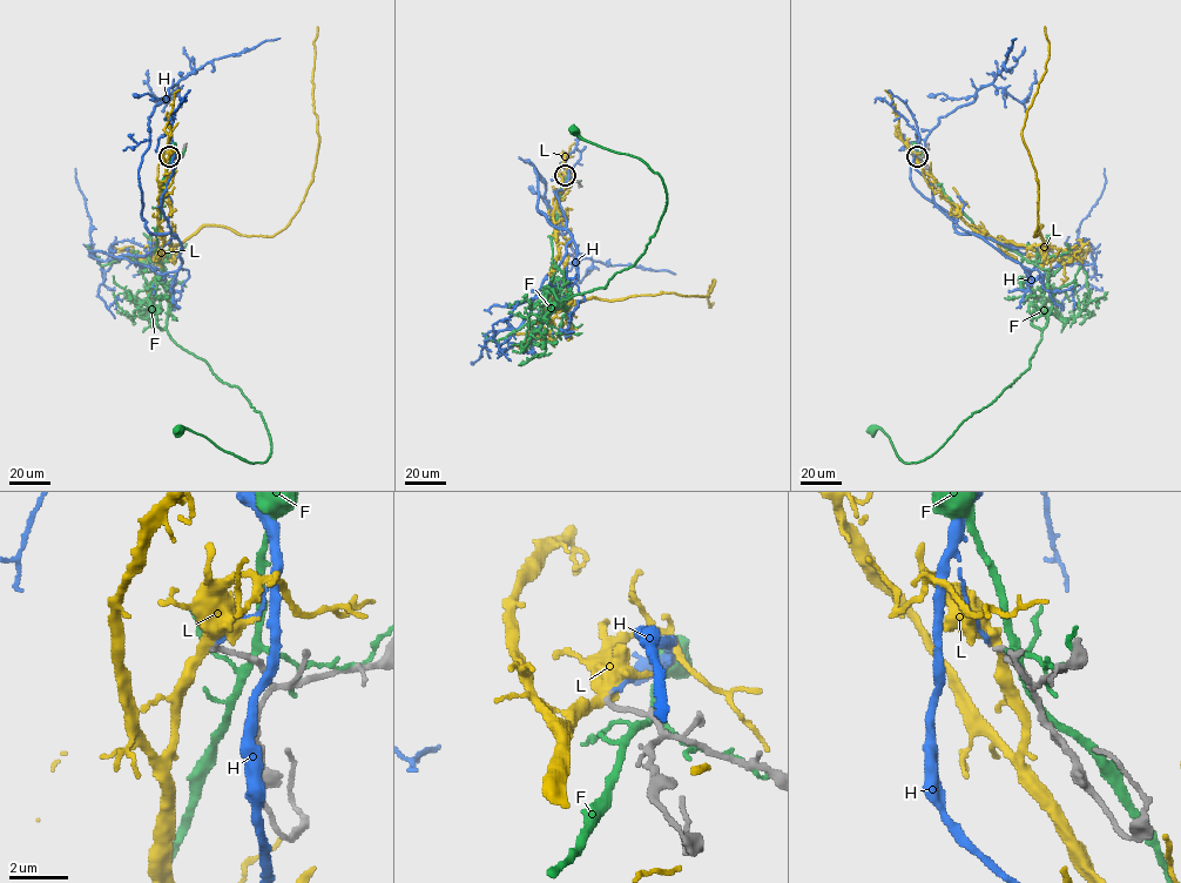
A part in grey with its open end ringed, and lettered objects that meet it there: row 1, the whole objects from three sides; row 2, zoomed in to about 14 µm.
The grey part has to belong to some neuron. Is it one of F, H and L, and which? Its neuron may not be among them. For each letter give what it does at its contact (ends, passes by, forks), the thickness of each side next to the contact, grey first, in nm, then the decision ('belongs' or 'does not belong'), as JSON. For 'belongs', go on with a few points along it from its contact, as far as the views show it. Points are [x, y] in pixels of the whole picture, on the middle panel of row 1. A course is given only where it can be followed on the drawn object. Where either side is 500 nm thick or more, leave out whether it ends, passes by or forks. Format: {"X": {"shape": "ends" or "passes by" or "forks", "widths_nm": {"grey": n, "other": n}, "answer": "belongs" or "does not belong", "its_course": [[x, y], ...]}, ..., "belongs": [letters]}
{"F": {"shape": "forks", "widths_nm": {"grey": 180, "other": 240}, "answer": "does not belong"}, "H": {"shape": "ends", "widths_nm": {"grey": 170, "other": 130}, "answer": "does not belong"}, "L": {"shape": "passes by", "widths_nm": {"grey": 200, "other": 420}, "answer": "does not belong"}, "belongs": []}

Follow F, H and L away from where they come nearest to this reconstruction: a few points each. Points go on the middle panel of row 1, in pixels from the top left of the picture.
F: (568, 176), (551, 274), (565, 309), (562, 300), (635, 263), (667, 201), (645, 163), (575, 132)
H: (565, 175), (557, 197), (566, 227), (558, 228), (537, 208), (534, 168), (555, 228), (574, 251), (675, 274)
L: (565, 175), (553, 216), (566, 287), (573, 300), (662, 292), (706, 296), (713, 280), (709, 307), (713, 302)

